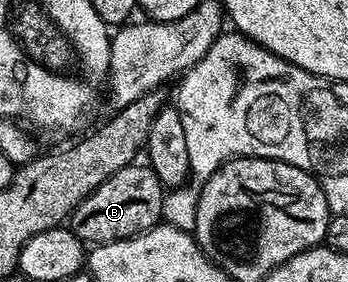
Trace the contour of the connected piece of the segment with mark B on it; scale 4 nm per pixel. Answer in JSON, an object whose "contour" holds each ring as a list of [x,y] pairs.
{"contour":[[[130,163],[124,166],[122,172],[112,174],[112,178],[108,178],[103,184],[96,186],[96,190],[92,190],[92,194],[88,194],[88,198],[84,198],[84,202],[80,202],[80,206],[76,206],[76,210],[68,221],[68,227],[71,232],[76,234],[78,240],[90,246],[111,244],[117,240],[127,240],[133,236],[139,236],[141,232],[147,232],[162,220],[163,195],[164,185],[160,182],[160,178],[156,178],[149,163]]]}

